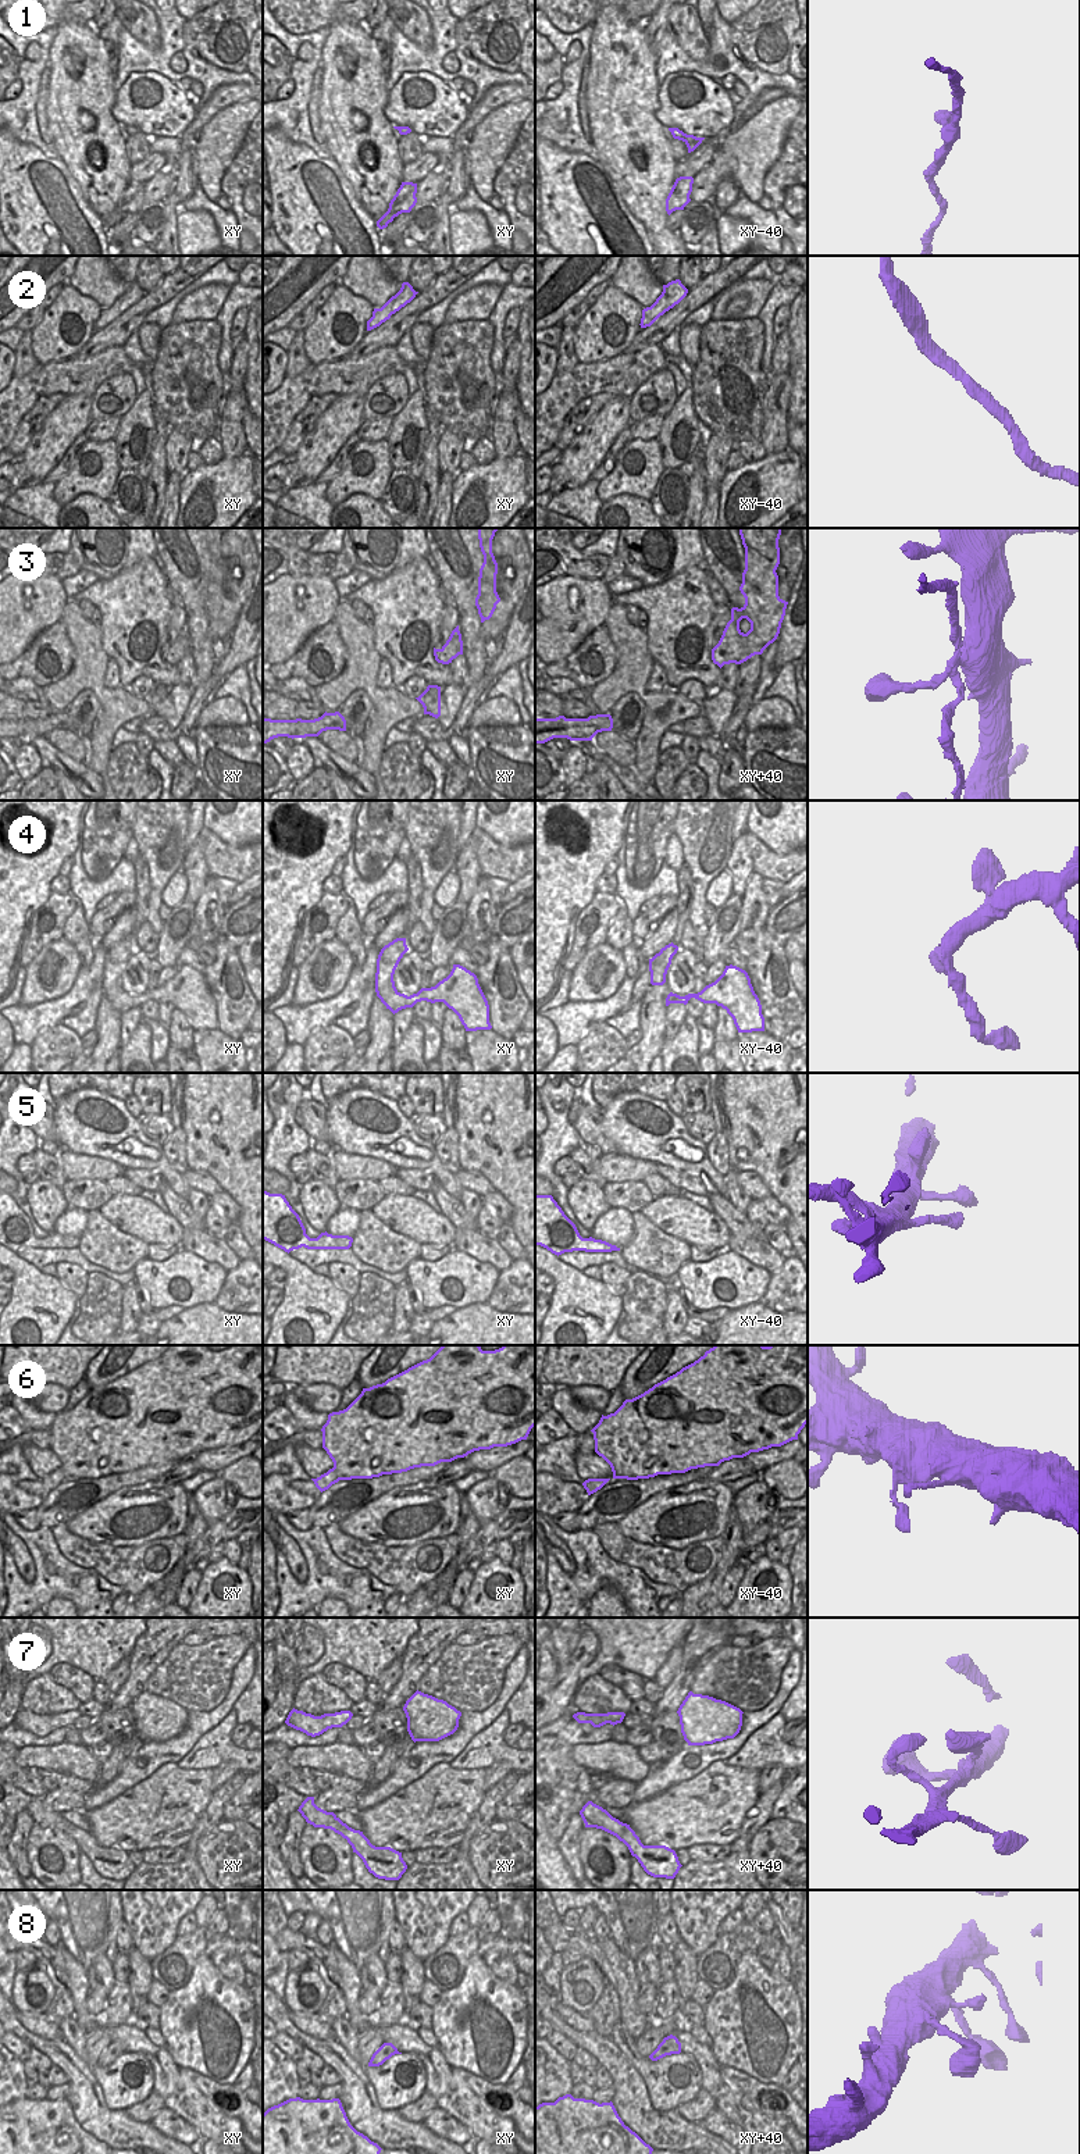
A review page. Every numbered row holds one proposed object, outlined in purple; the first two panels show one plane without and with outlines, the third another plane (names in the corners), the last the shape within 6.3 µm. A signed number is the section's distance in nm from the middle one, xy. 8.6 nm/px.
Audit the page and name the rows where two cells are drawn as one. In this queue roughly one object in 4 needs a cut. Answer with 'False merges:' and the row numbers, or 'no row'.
False merges: 3

